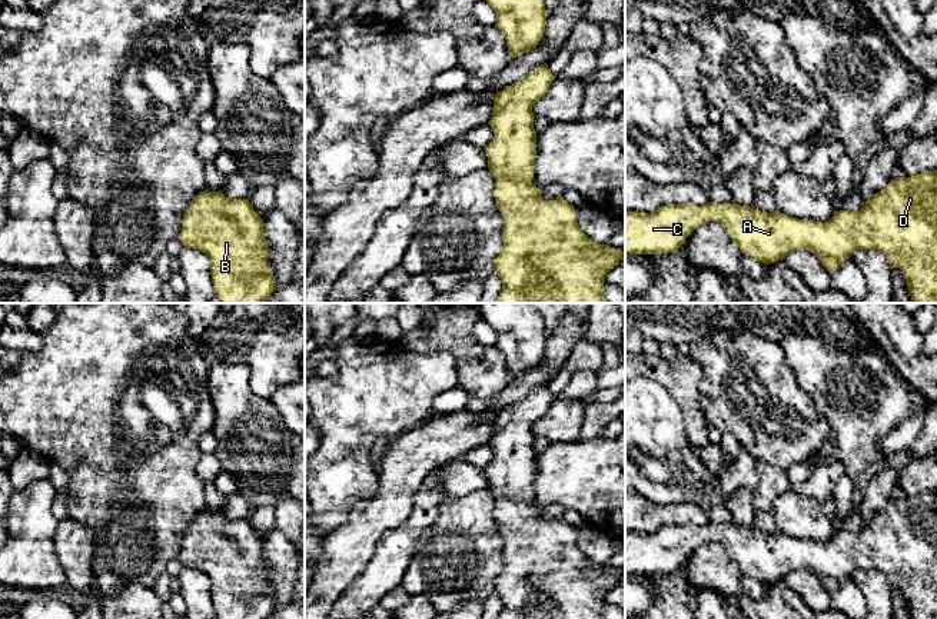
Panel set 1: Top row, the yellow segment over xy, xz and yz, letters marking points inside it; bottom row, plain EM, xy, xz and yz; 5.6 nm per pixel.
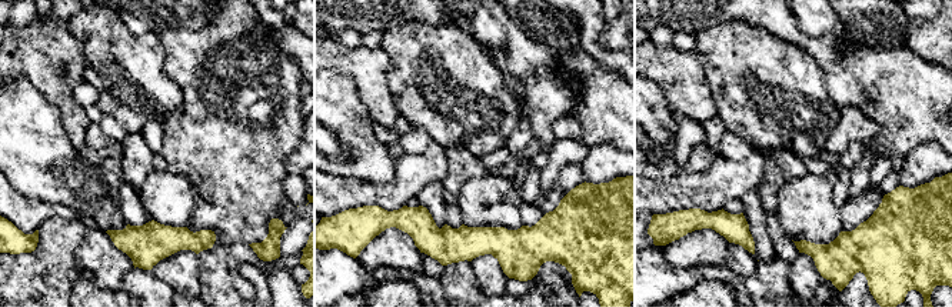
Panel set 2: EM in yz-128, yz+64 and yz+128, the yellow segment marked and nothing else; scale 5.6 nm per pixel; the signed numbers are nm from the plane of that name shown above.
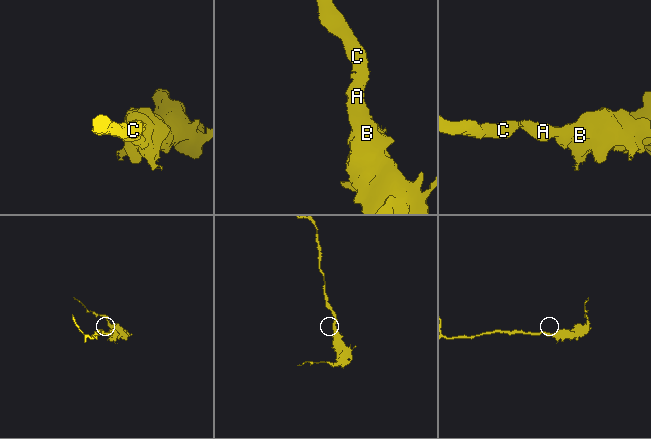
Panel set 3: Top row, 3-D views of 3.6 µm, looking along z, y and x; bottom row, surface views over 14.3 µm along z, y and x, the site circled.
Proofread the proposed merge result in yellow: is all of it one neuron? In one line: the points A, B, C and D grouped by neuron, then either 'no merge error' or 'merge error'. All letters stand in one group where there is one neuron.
A B C D; no merge error

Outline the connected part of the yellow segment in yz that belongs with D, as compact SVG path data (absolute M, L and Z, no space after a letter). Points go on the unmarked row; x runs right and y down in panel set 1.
M937 490L911 497L896 497L886 509L875 513L858 532L840 530L825 542L800 540L784 533L765 533L755 528L737 523L710 522L704 526L694 523L668 525L651 533L625 532L625 572L629 575L668 575L677 572L685 559L702 543L718 542L742 575L770 585L784 580L790 572L811 572L830 593L850 579L857 569L881 572L893 588L898 588L908 608L911 619L937 619Z

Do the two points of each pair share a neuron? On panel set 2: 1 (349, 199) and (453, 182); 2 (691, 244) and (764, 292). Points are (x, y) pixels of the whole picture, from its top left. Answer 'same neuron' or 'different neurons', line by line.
1: different neurons
2: different neurons

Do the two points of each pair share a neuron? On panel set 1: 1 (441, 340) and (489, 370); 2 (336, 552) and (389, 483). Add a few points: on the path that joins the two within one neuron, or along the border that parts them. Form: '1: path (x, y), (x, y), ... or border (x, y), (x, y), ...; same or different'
1: path (452, 340), (478, 363); same
2: path (354, 535), (388, 501); same

